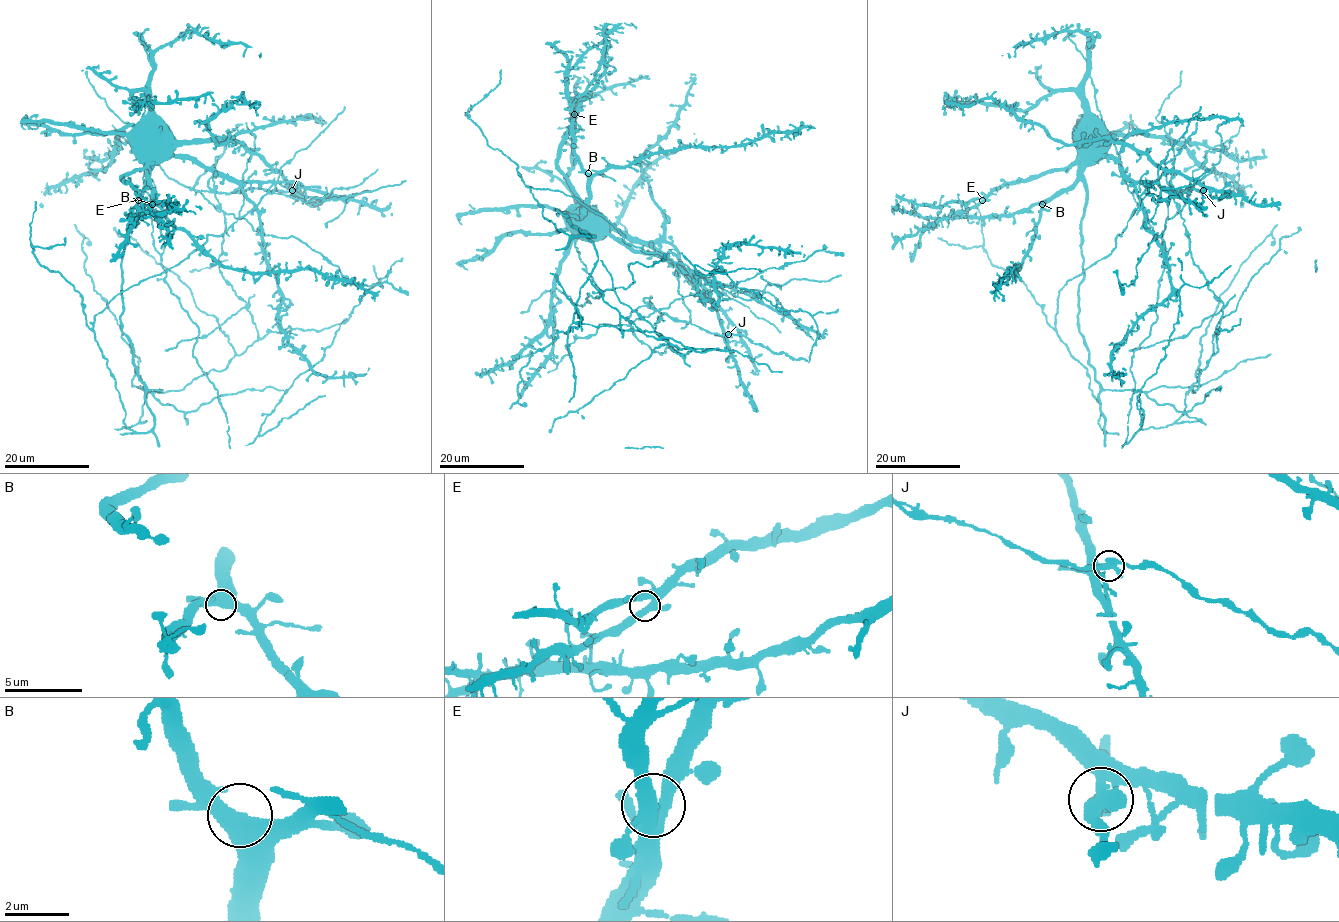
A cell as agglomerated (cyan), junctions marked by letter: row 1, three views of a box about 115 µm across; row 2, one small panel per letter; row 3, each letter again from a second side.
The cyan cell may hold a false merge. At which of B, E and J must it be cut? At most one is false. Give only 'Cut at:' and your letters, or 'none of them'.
Cut at: J

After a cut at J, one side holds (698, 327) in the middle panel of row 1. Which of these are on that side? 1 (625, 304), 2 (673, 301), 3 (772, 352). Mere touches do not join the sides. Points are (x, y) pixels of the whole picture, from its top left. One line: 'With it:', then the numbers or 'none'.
With it: 1, 2, 3

